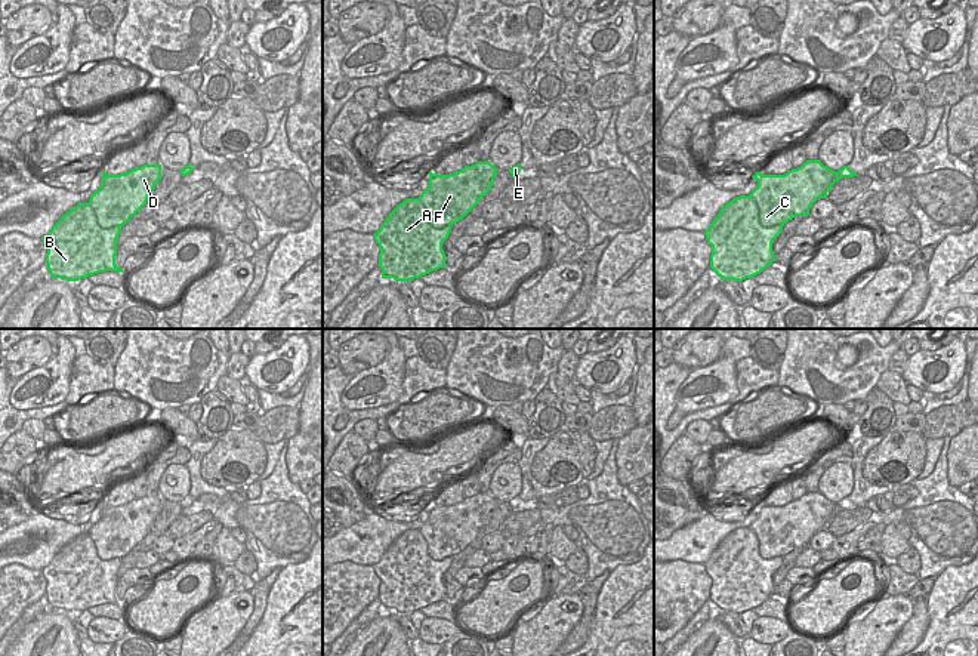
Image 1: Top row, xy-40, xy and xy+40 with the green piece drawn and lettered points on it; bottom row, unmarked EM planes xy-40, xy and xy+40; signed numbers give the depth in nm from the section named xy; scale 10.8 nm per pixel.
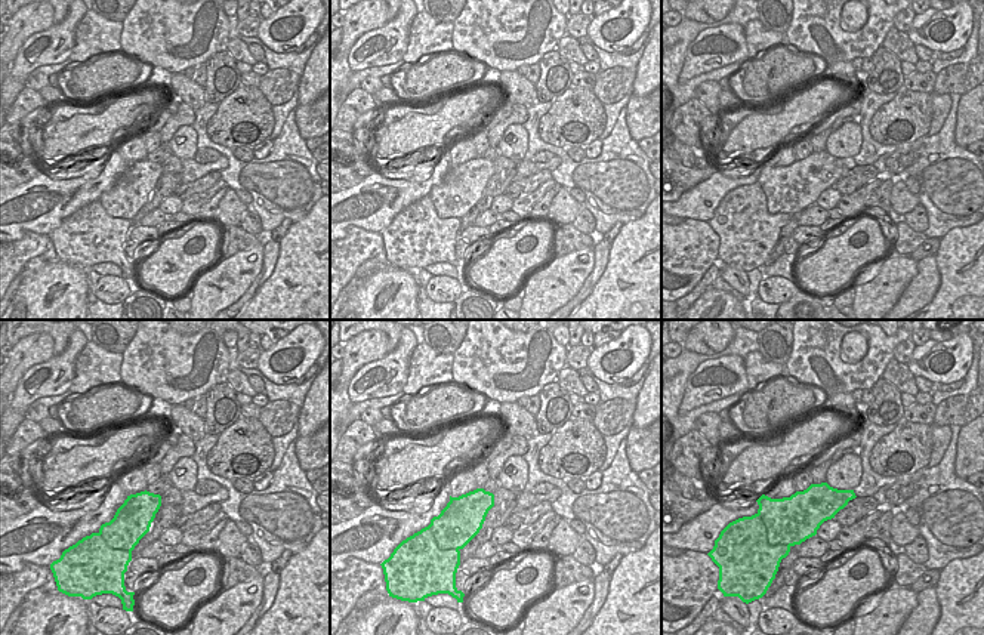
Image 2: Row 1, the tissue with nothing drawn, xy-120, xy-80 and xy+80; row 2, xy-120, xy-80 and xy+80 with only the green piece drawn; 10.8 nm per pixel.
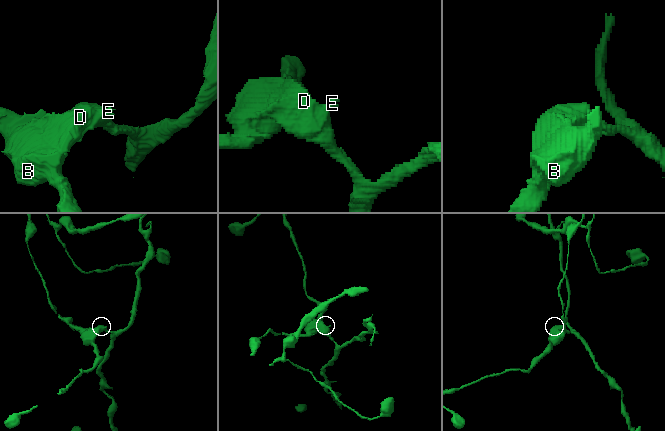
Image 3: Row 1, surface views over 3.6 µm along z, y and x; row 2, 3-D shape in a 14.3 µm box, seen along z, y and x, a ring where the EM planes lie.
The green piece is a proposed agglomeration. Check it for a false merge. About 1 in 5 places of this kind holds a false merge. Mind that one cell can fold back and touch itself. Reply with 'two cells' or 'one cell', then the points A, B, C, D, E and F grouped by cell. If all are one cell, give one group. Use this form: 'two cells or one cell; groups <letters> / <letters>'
two cells; groups A B / C D E F

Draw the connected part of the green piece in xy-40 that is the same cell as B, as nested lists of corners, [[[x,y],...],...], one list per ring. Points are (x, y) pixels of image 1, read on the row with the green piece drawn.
[[[78,203],[43,237],[50,277],[78,281],[105,271],[124,272],[115,264],[120,227],[101,228],[89,203]]]

